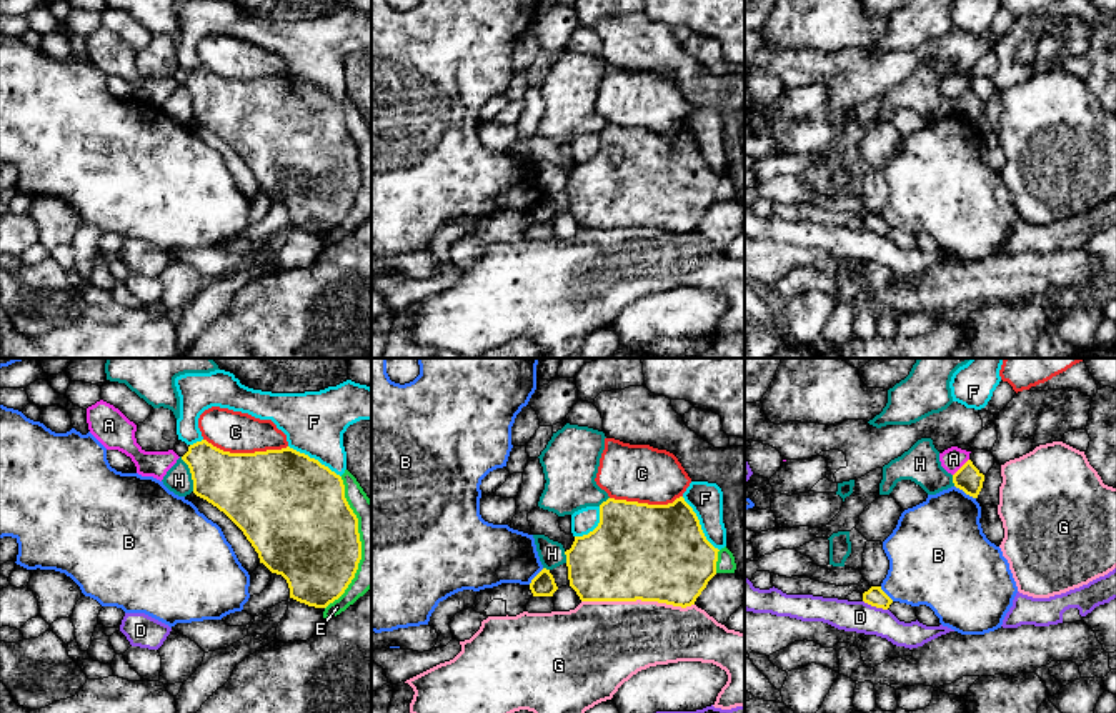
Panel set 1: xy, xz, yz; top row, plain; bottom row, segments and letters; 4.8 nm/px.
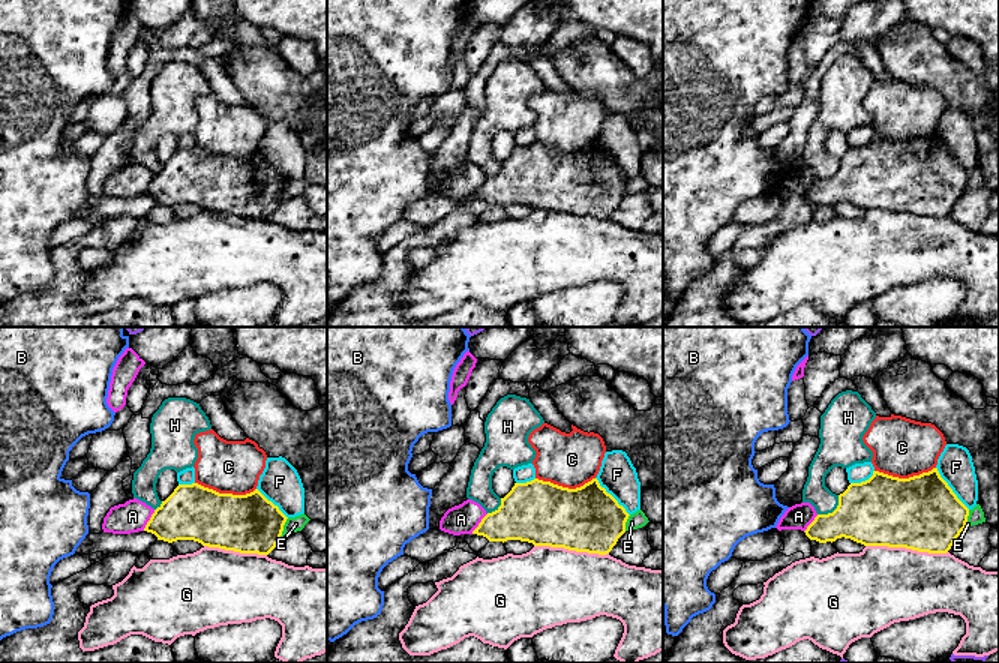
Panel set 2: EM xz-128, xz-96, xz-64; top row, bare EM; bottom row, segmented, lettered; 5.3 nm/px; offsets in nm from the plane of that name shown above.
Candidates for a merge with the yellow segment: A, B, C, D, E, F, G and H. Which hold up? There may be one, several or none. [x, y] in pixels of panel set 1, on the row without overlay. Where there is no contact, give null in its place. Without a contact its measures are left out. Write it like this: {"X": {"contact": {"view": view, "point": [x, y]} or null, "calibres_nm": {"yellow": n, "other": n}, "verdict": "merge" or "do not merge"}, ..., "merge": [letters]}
{"A": {"contact": {"view": "yz", "point": [961, 94]}, "calibres_nm": {"yellow": 130, "other": 110}, "verdict": "do not merge"}, "B": {"contact": {"view": "yz", "point": [965, 119]}, "calibres_nm": {"yellow": 130, "other": 380}, "verdict": "do not merge"}, "C": {"contact": {"view": "xy", "point": [245, 80]}, "calibres_nm": {"yellow": 460, "other": 200}, "verdict": "do not merge"}, "D": {"contact": {"view": "yz", "point": [875, 232]}, "calibres_nm": {"yellow": 90, "other": 150}, "verdict": "do not merge"}, "E": {"contact": {"view": "xy", "point": [360, 170]}, "calibres_nm": {"yellow": 460, "other": 140}, "verdict": "do not merge"}, "F": {"contact": {"view": "xz", "point": [698, 150]}, "calibres_nm": {"yellow": 460, "other": 160}, "verdict": "do not merge"}, "G": {"contact": {"view": "xz", "point": [638, 225]}, "calibres_nm": {"yellow": 460, "other": 400}, "verdict": "do not merge"}, "H": {"contact": {"view": "xy", "point": [190, 99]}, "calibres_nm": {"yellow": 320, "other": 130}, "verdict": "do not merge"}, "merge": []}

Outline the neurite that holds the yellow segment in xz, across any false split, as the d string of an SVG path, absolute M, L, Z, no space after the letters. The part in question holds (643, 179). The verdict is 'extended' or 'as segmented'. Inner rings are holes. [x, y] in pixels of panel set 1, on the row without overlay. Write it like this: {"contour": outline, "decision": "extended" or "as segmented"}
{"contour": "M683 123L668 132L608 125L598 153L575 168L566 182L570 213L581 228L658 228L691 233L716 202L718 175L705 163Z", "decision": "as segmented"}

